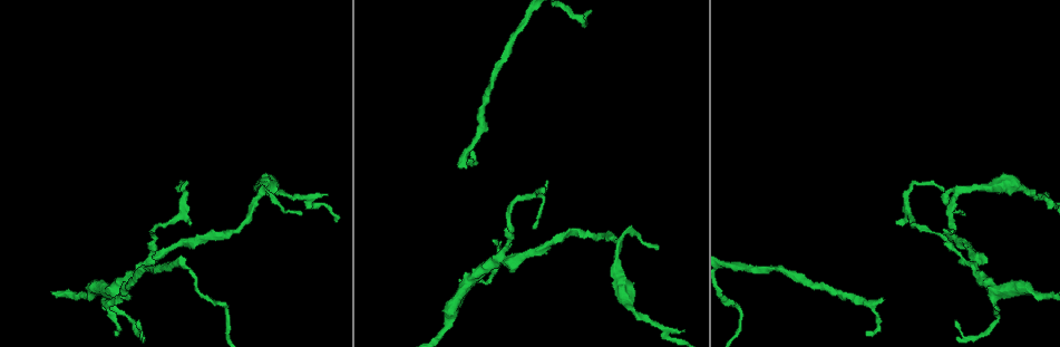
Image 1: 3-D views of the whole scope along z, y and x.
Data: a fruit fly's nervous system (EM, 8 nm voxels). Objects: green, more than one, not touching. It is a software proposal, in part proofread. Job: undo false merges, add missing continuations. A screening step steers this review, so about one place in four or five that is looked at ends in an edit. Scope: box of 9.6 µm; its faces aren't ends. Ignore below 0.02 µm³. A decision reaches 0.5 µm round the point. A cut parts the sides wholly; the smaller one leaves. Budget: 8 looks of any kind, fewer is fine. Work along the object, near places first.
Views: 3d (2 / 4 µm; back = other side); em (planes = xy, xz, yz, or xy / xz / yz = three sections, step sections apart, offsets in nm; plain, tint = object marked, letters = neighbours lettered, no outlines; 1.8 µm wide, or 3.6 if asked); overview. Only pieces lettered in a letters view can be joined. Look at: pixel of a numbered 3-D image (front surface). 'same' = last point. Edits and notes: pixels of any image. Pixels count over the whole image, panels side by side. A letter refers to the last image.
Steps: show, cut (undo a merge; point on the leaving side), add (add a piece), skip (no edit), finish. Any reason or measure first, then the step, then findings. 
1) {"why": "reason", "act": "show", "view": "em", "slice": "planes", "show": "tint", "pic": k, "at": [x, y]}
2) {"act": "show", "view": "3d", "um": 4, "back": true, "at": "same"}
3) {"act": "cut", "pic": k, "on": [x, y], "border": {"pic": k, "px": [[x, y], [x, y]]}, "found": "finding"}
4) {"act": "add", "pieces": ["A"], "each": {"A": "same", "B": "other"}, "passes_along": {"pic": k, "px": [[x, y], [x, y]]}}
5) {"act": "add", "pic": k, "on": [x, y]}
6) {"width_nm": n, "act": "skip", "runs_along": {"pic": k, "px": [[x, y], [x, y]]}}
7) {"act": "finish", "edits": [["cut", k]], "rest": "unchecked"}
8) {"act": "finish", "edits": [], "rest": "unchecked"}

{"why": "sharp bend", "act": "show", "view": "em", "slice": "planes", "show": "tint", "pic": 1, "at": [980, 186]}

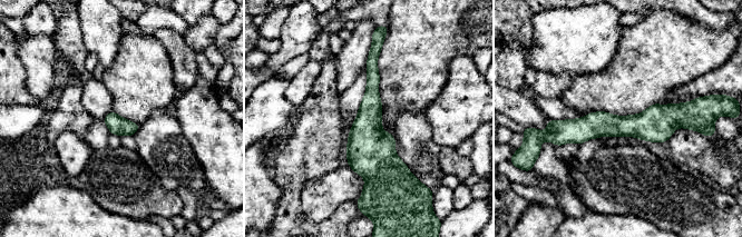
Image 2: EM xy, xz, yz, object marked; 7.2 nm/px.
{"why": "what lies round it", "act": "show", "view": "em", "slice": "planes", "show": "letters", "at": "same"}

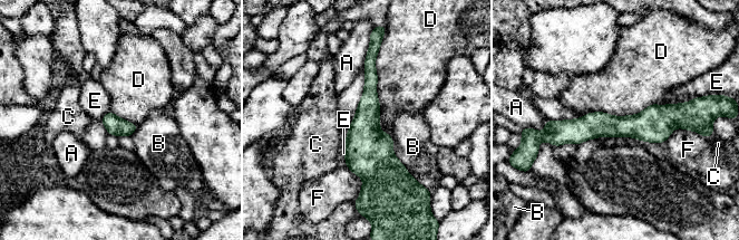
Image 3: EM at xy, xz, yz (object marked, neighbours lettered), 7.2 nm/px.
{"act": "skip", "each": {"A": "other", "B": "other", "C": "other", "D": "other", "E": "other", "F": "other"}, "found": "all the same neuron"}

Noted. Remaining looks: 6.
{"why": "an open end", "act": "show", "view": "em", "slice": "yz", "step": 4, "show": "letters", "pic": 1, "at": [326, 194]}

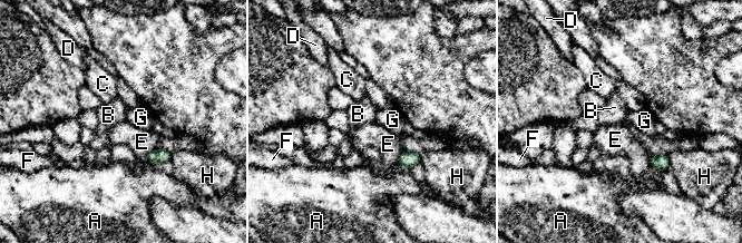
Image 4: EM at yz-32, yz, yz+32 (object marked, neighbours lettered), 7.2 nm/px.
{"why": "another direction", "act": "show", "view": "em", "slice": "planes", "show": "letters", "at": "same"}

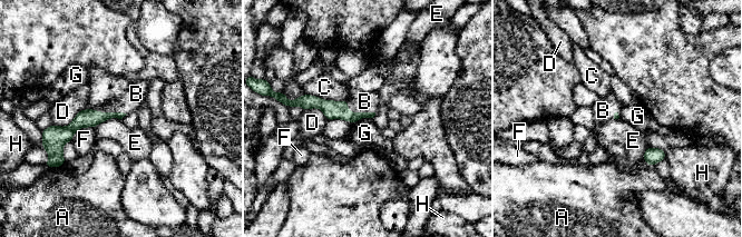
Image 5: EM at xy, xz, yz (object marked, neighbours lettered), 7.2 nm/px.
{"longest_contact_nm": ["C", 300], "act": "add", "pieces": ["B"], "each": {"A": "other", "B": "same", "C": "other", "D": "other", "E": "other", "F": "other", "G": "other", "H": "other"}, "passes_along": {"pic": 5, "px": [[331, 109], [357, 112], [364, 101]]}, "found": "the neuron continues"}

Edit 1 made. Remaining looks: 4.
{"why": "abrupt turn", "act": "show", "view": "3d", "um": 2, "pic": 1, "at": [872, 305]}

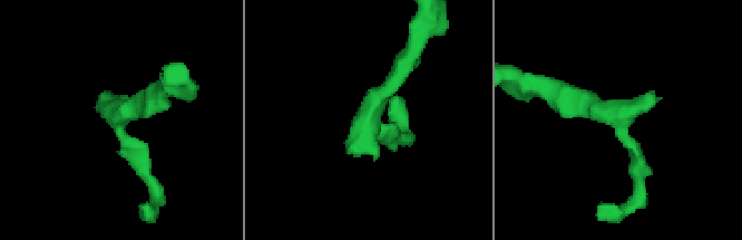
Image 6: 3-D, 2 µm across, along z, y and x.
{"act": "show", "view": "em", "slice": "planes", "show": "tint", "pic": 6, "at": [609, 112]}

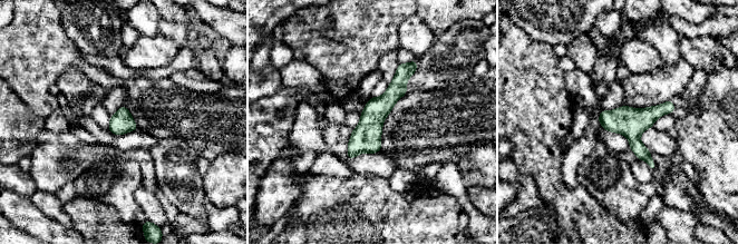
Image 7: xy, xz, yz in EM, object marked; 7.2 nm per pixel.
{"act": "show", "view": "em", "slice": "planes", "show": "letters", "at": "same"}

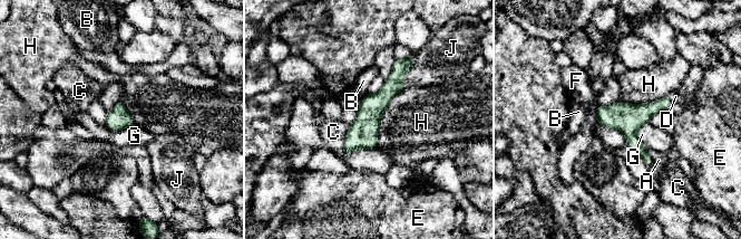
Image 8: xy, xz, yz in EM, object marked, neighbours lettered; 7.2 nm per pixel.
{"act": "add", "pieces": ["D"], "each": {"A": "other", "B": "other", "C": "other", "D": "same", "E": "other", "F": "other", "G": "other", "H": "other", "J": "other"}, "passes_along": {"pic": 8, "px": [[641, 114], [670, 99], [675, 96]]}, "found": "the neuron continues"}

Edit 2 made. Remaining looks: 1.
{"act": "finish", "edits": [["add", 5], ["add", 8]], "rest": "unchecked"}

